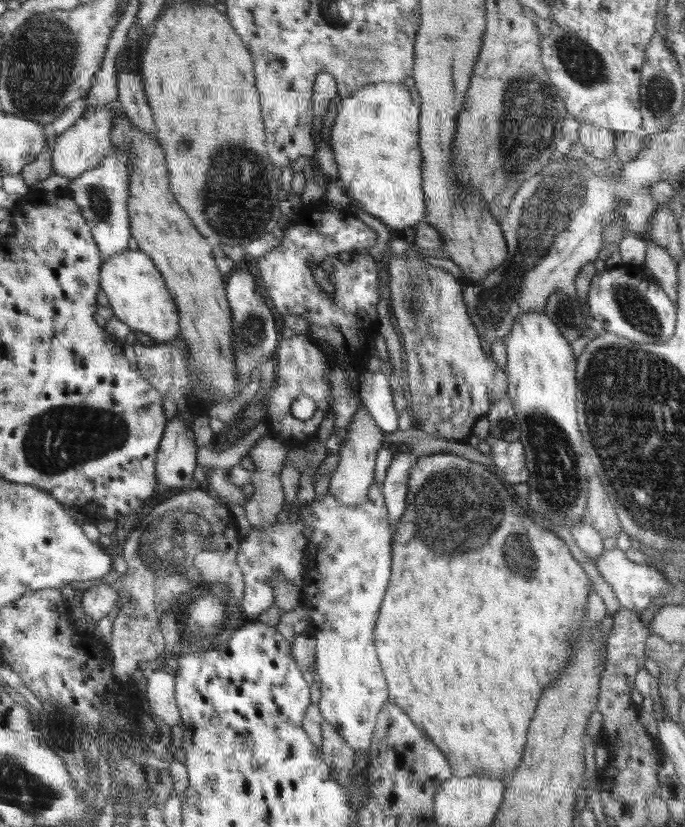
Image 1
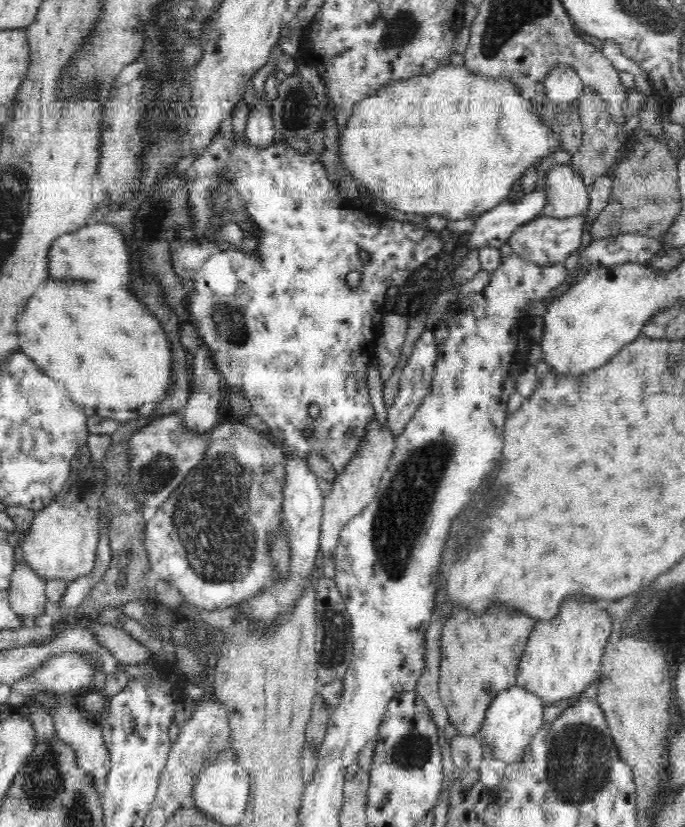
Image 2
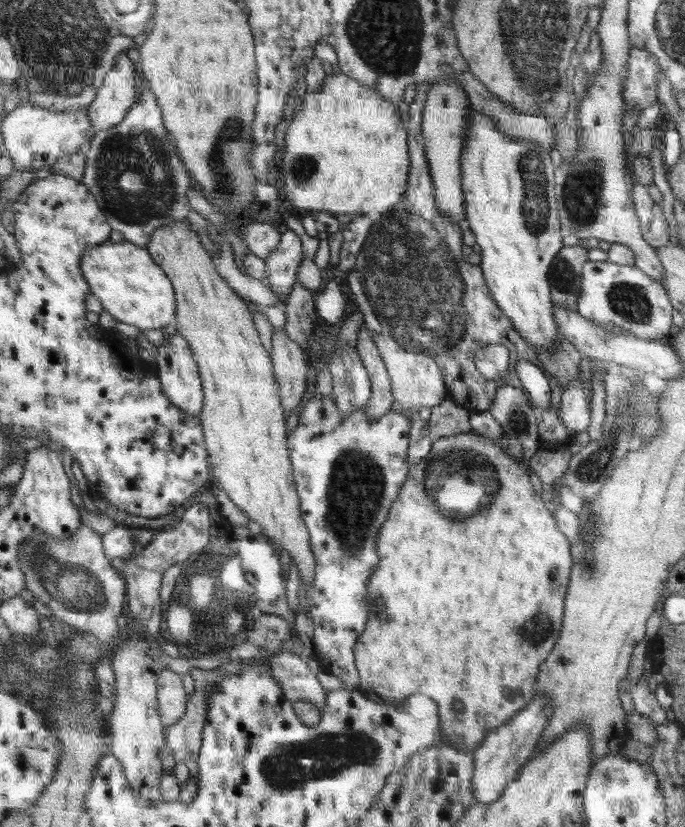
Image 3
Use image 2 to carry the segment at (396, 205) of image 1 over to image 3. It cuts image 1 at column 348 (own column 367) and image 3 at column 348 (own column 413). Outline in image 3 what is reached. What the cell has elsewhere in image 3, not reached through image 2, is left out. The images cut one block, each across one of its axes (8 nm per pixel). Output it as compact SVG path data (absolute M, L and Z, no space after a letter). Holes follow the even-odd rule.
M336 74L326 76L325 82L321 85L318 92L313 94L307 94L304 96L302 109L294 112L294 118L289 123L285 136L286 146L283 153L279 152L278 169L281 176L284 178L284 184L286 188L285 198L299 210L310 212L326 212L332 215L349 213L351 215L364 215L366 212L386 212L393 208L394 205L399 203L404 197L406 190L406 180L408 178L408 172L412 172L412 165L408 158L408 149L406 148L406 128L400 120L400 112L390 104L389 100L384 99L381 95L378 95L376 90L369 88L368 86L358 83L356 79L346 76L346 74Z

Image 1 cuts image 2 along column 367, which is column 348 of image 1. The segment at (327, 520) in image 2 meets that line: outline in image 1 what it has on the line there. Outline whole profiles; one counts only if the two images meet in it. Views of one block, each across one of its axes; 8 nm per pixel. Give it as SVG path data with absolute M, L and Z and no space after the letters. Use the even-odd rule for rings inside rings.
M360 400L358 413L354 416L353 422L350 422L350 424L349 434L339 452L341 455L339 464L330 478L330 487L328 488L328 493L344 507L357 506L363 504L368 499L372 482L375 482L377 453L383 444L382 430L375 426L374 418L370 416L364 400Z

